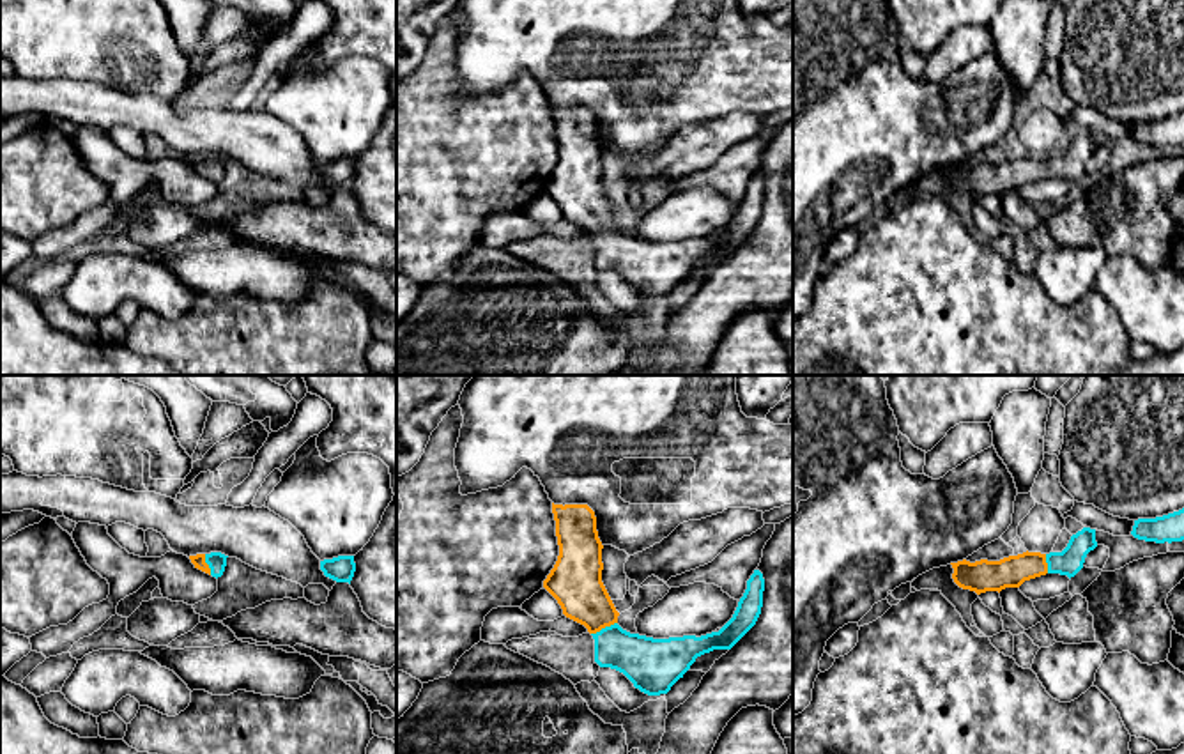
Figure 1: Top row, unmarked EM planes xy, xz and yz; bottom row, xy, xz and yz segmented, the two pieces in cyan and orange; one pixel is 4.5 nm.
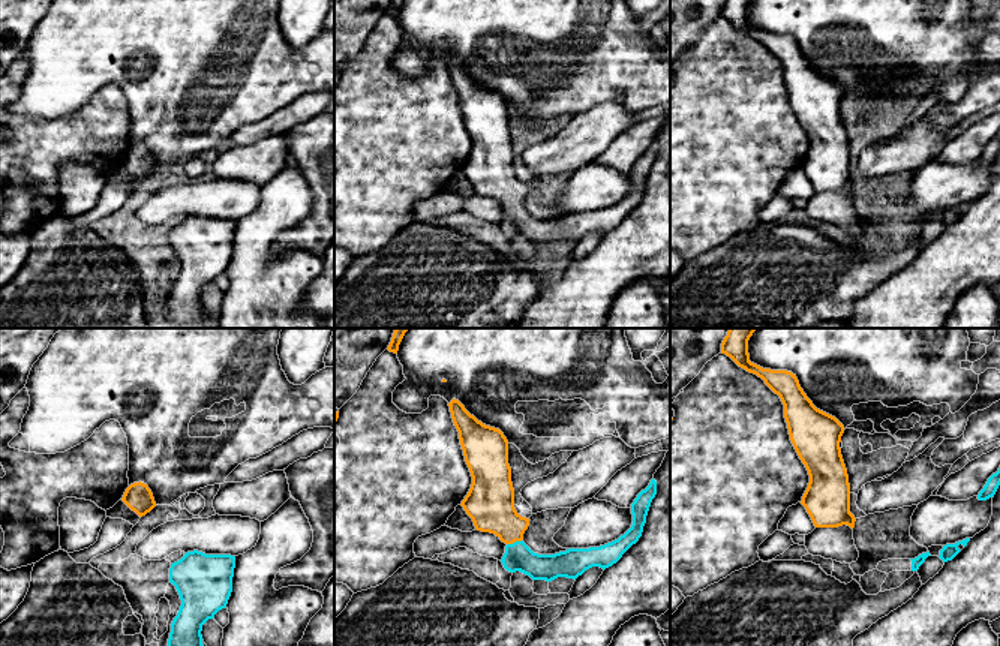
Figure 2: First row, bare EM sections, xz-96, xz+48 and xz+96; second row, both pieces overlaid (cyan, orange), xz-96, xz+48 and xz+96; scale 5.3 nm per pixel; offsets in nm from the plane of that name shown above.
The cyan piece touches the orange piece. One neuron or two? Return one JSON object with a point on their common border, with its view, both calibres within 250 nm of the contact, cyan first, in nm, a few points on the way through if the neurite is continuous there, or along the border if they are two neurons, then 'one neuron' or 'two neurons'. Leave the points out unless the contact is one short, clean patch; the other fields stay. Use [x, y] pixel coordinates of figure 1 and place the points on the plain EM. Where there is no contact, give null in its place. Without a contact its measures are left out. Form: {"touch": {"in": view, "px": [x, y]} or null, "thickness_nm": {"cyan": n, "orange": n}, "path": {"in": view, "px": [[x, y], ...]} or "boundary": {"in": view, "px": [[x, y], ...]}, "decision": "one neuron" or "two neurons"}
{"touch": {"in": "xz", "px": [606, 230]}, "thickness_nm": {"cyan": 220, "orange": 240}, "path": {"in": "xz", "px": [[648, 266], [634, 259], [606, 230], [579, 195], [576, 184]]}, "decision": "one neuron"}

